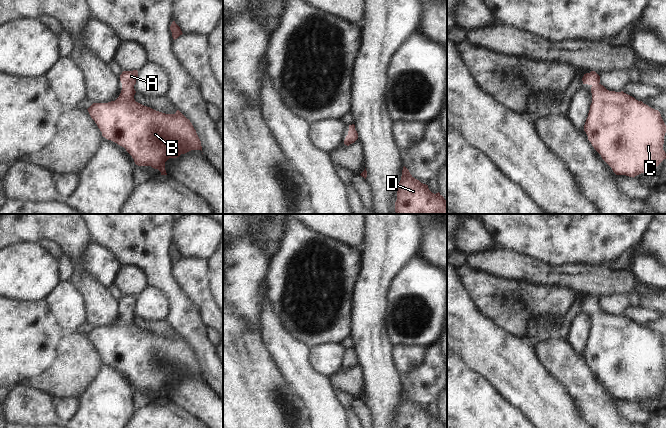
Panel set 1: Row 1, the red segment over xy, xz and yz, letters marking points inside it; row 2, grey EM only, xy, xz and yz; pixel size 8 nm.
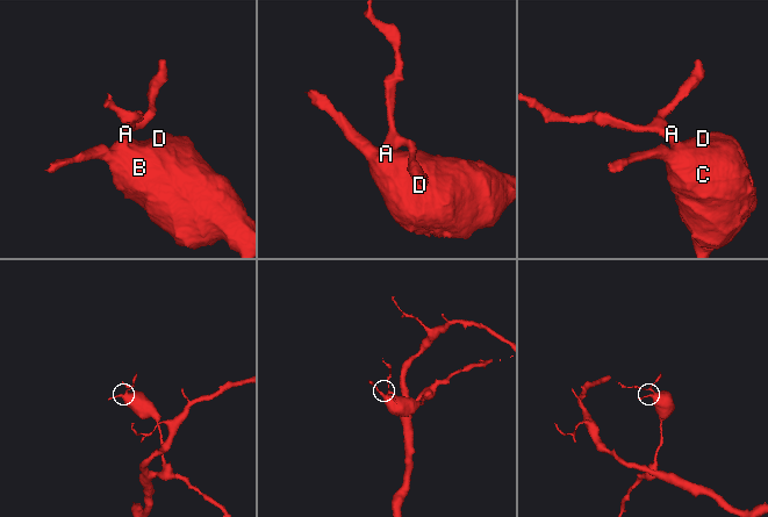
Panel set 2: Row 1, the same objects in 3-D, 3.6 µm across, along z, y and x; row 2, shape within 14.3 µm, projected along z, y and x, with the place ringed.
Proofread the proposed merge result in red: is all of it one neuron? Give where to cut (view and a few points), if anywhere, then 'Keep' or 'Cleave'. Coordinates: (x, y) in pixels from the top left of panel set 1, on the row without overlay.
No split. Keep.

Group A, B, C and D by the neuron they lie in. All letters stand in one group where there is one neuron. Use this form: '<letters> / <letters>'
A B C D

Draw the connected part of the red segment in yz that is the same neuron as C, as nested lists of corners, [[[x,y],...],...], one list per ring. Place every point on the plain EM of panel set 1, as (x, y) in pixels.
[[[595,295],[584,298],[582,305],[583,308],[592,310],[592,327],[584,355],[594,373],[616,399],[634,402],[655,393],[666,383],[666,377],[663,374],[666,349],[658,334],[623,315],[607,314],[600,308],[600,300]]]

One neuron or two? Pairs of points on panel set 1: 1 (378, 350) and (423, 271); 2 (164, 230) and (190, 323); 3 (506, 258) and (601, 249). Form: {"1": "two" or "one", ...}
{"1": "two", "2": "one", "3": "two"}

